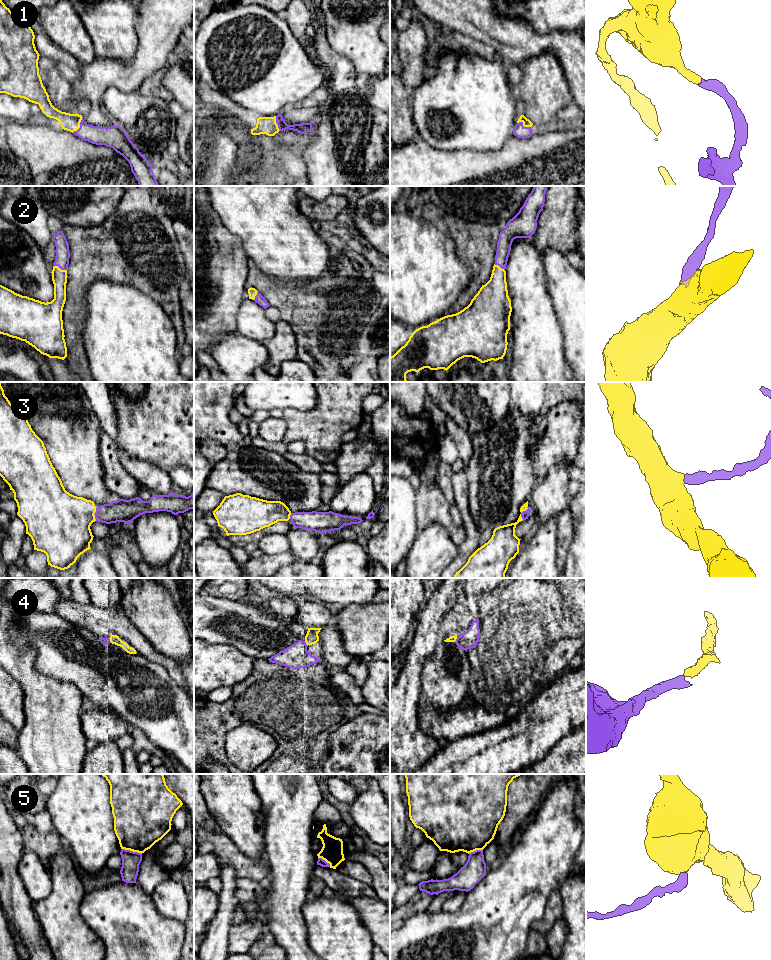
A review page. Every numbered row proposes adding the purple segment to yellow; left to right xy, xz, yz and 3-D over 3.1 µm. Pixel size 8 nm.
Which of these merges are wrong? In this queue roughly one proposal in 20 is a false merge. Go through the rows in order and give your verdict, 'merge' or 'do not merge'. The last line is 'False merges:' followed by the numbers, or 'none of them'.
1: merge
2: merge
3: merge
4: merge
5: do not merge
False merges: 5

